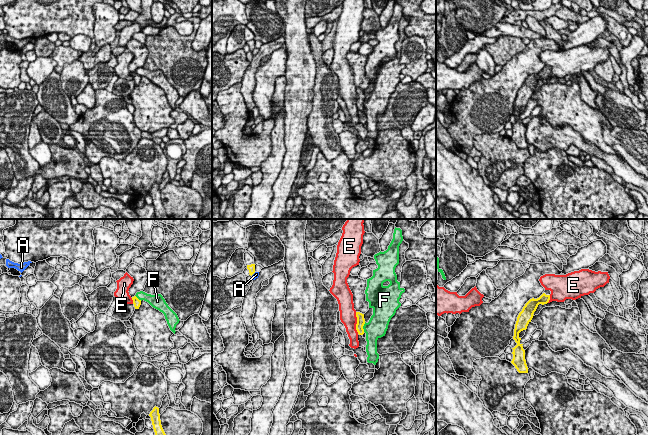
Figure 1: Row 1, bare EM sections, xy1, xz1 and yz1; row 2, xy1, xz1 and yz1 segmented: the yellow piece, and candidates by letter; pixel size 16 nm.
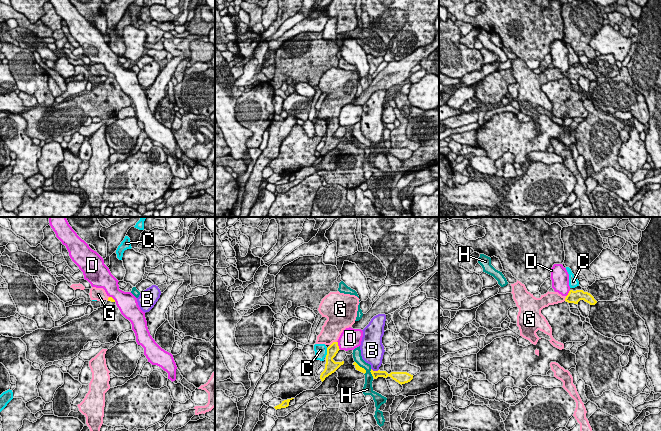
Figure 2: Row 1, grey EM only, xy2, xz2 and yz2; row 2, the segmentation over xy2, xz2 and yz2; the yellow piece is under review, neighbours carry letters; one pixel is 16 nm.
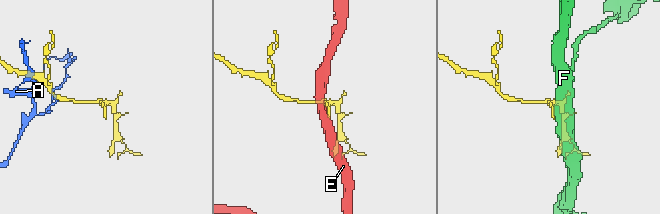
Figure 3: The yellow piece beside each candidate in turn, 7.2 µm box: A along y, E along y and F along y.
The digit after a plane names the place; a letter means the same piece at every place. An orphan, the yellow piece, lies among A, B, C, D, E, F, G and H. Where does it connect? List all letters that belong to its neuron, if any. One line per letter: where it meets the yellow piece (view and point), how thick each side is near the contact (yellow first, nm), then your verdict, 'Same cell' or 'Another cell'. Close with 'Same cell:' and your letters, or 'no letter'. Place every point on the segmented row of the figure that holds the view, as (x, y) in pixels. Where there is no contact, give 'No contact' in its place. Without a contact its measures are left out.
A: Touches yellow at xz1 (253, 273). Thickness 120 nm (yellow) against 90 nm. Another cell
B: Touches yellow at xz2 (375, 371). Thickness 120 nm (yellow) against 280 nm. Another cell
C: Touches yellow at xz2 (327, 352). Thickness 200 nm (yellow) against 190 nm. Another cell
D: Touches yellow at xz2 (337, 345). Thickness 180 nm (yellow) against 340 nm. Another cell
E: Touches yellow at xz1 (357, 323). Thickness 130 nm (yellow) against 260 nm. Another cell
F: Touches yellow at xz1 (362, 327). Thickness 130 nm (yellow) against 320 nm. Another cell
G: Touches yellow at xz2 (333, 342). Thickness 180 nm (yellow) against 320 nm. Same cell
H: Touches yellow at xz2 (361, 367). Thickness 70 nm (yellow) against 130 nm. Another cell
Same cell: G

